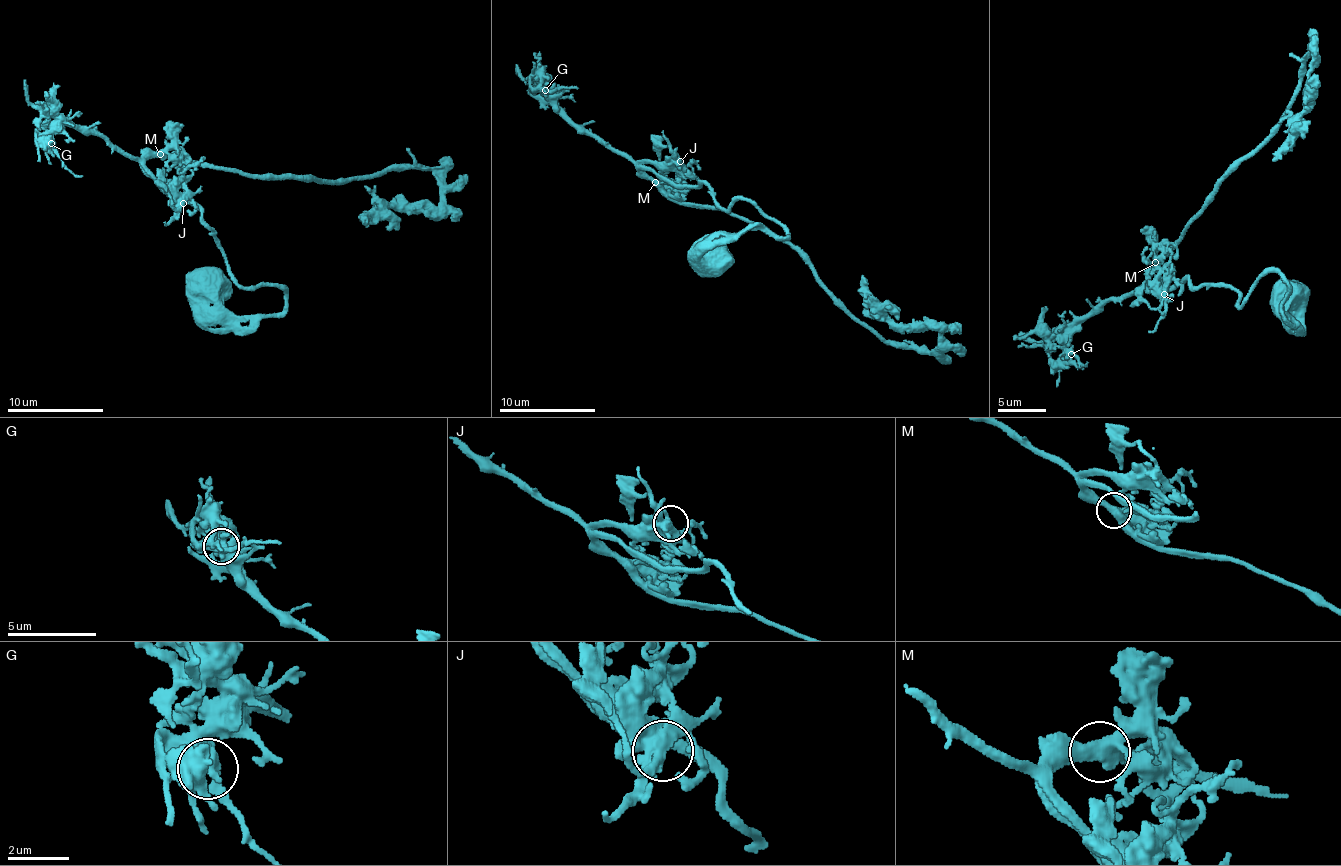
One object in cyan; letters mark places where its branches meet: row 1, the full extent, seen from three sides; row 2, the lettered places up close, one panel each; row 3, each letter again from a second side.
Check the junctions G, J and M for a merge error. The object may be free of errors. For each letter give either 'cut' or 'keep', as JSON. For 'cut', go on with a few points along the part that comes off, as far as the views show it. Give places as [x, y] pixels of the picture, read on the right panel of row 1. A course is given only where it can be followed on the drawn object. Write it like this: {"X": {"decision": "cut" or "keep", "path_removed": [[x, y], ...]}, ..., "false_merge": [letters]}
{"G": {"decision": "keep"}, "J": {"decision": "keep"}, "M": {"decision": "keep"}, "false_merge": []}

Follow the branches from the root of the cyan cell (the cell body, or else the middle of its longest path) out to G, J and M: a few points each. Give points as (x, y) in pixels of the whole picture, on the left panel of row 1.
G: (203, 282), (237, 317), (286, 305), (277, 285), (241, 288), (213, 229), (140, 163), (70, 125), (51, 143)
J: (203, 282), (206, 295), (237, 317), (286, 305), (277, 285), (241, 288), (213, 229), (164, 189), (183, 203)
M: (203, 282), (237, 317), (286, 305), (277, 285), (241, 288), (213, 229), (164, 189), (159, 154)

